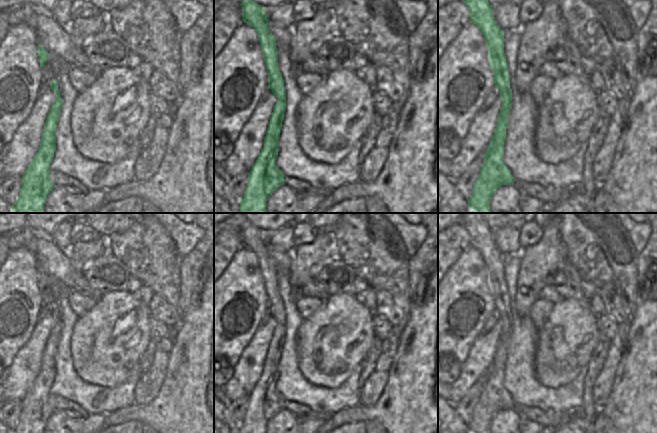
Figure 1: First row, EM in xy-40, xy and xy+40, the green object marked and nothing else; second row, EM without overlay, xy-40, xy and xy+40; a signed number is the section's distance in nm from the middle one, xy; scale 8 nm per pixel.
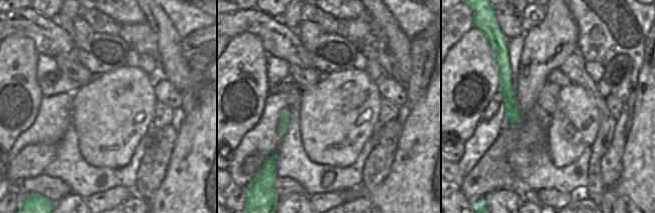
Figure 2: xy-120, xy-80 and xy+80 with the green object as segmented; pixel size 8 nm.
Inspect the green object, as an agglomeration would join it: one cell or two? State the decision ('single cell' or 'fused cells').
single cell

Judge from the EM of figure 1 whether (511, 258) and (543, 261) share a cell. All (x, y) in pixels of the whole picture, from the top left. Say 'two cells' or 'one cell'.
two cells

